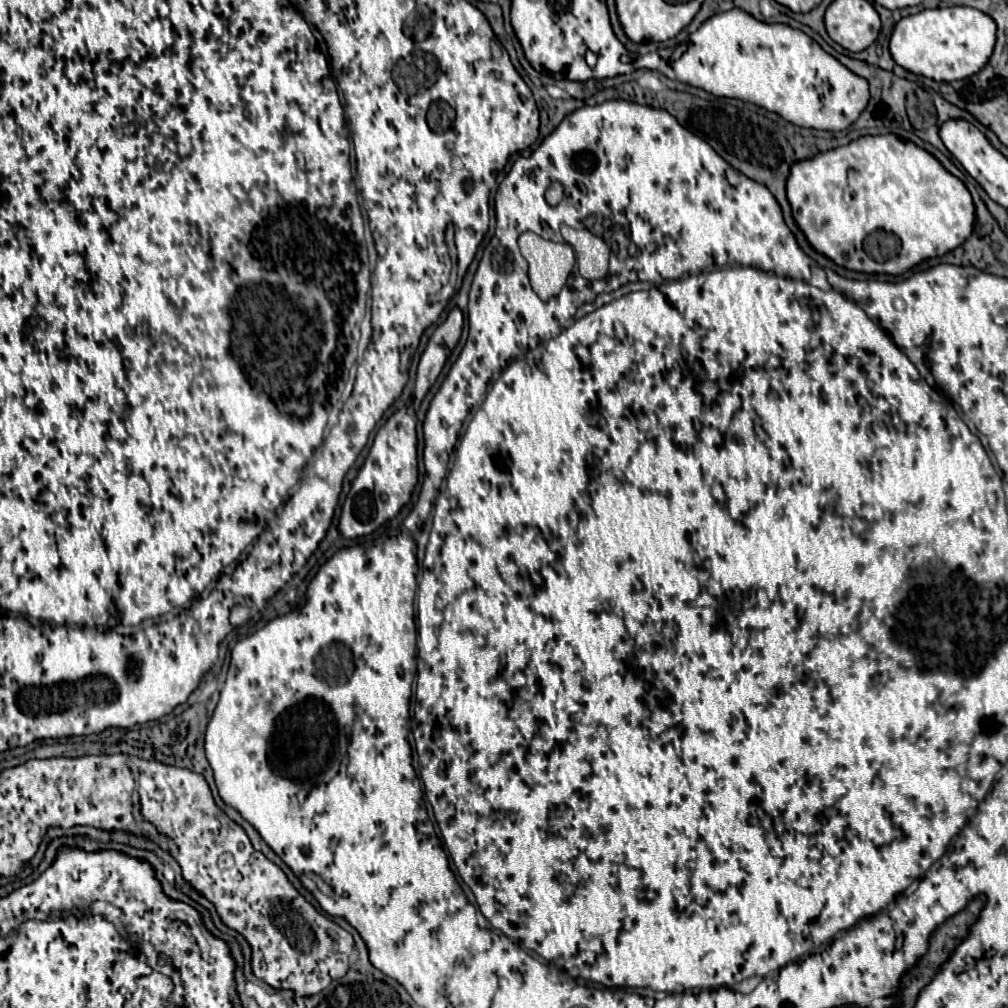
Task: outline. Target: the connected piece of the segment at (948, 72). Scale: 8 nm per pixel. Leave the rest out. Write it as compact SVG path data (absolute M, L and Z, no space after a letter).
M973 7L923 9L903 17L891 33L889 53L903 69L935 81L957 81L979 73L995 47L995 21Z

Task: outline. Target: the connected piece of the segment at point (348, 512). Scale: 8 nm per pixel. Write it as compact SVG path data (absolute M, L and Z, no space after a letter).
M407 411L393 413L377 431L373 447L351 483L339 517L339 533L347 539L373 533L385 521L393 519L399 509L411 499L417 485L417 447L415 447L415 417Z

